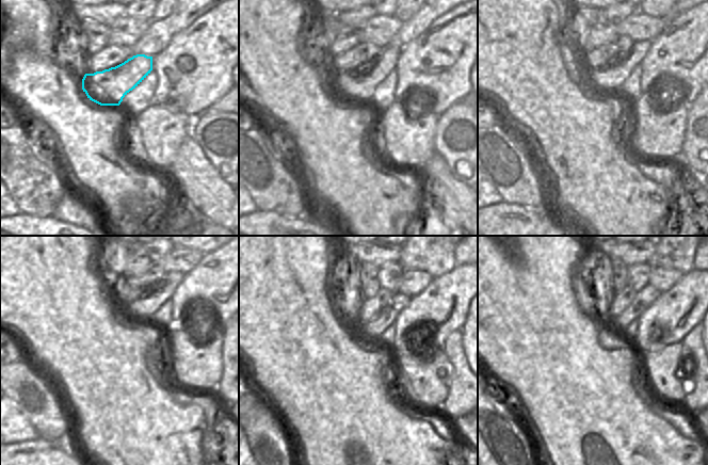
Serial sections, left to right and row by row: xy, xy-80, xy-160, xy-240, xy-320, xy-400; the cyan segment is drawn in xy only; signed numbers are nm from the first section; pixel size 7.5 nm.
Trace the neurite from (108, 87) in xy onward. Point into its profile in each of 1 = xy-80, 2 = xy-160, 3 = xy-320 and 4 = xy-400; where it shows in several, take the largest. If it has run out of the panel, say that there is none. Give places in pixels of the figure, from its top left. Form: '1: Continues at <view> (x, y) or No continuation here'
1: Continues at xy-80 (358, 84)
2: Continues at xy-160 (600, 82)
3: Continues at xy-320 (370, 330)
4: Continues at xy-400 (644, 298).

